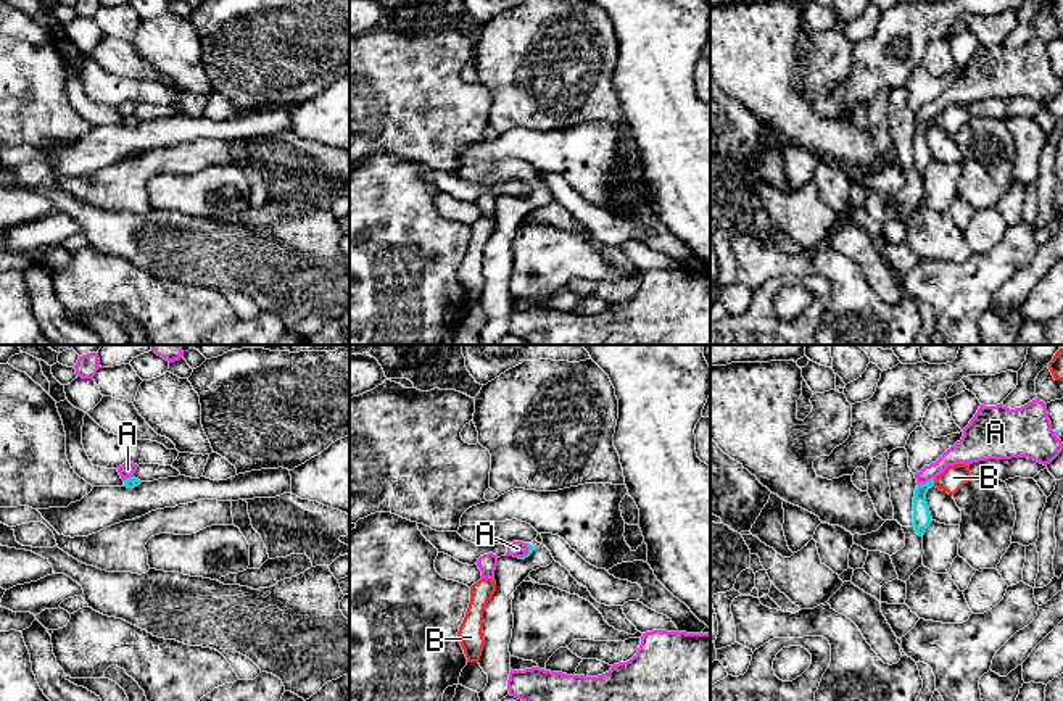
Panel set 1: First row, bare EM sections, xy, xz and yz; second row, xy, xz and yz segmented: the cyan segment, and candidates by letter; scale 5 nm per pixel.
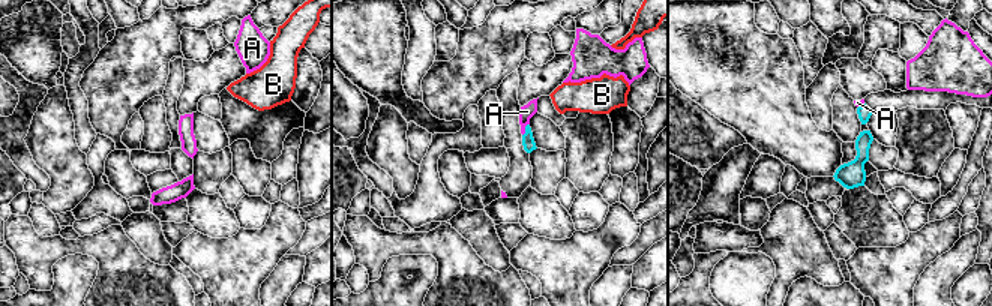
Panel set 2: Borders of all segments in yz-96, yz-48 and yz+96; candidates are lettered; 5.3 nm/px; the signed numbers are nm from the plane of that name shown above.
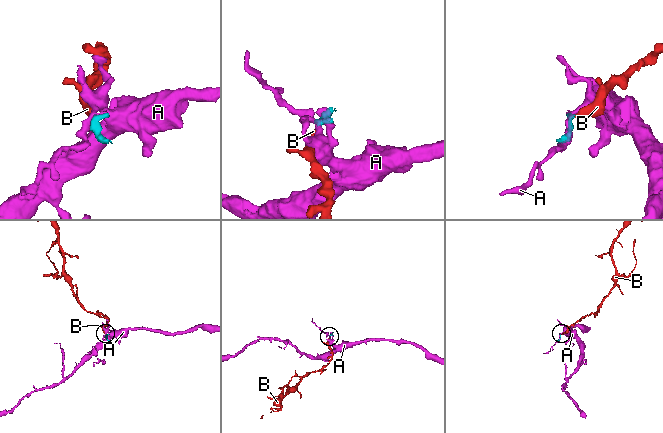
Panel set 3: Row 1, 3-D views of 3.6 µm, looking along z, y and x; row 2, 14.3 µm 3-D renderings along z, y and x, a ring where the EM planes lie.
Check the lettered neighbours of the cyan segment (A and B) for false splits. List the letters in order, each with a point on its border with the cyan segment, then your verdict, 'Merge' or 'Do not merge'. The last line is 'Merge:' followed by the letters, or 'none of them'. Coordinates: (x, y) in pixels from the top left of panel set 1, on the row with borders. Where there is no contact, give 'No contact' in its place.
A: Touches cyan at yz (928, 481). Do not merge
B: Touches cyan at yz (933, 482). Merge
Merge: B

